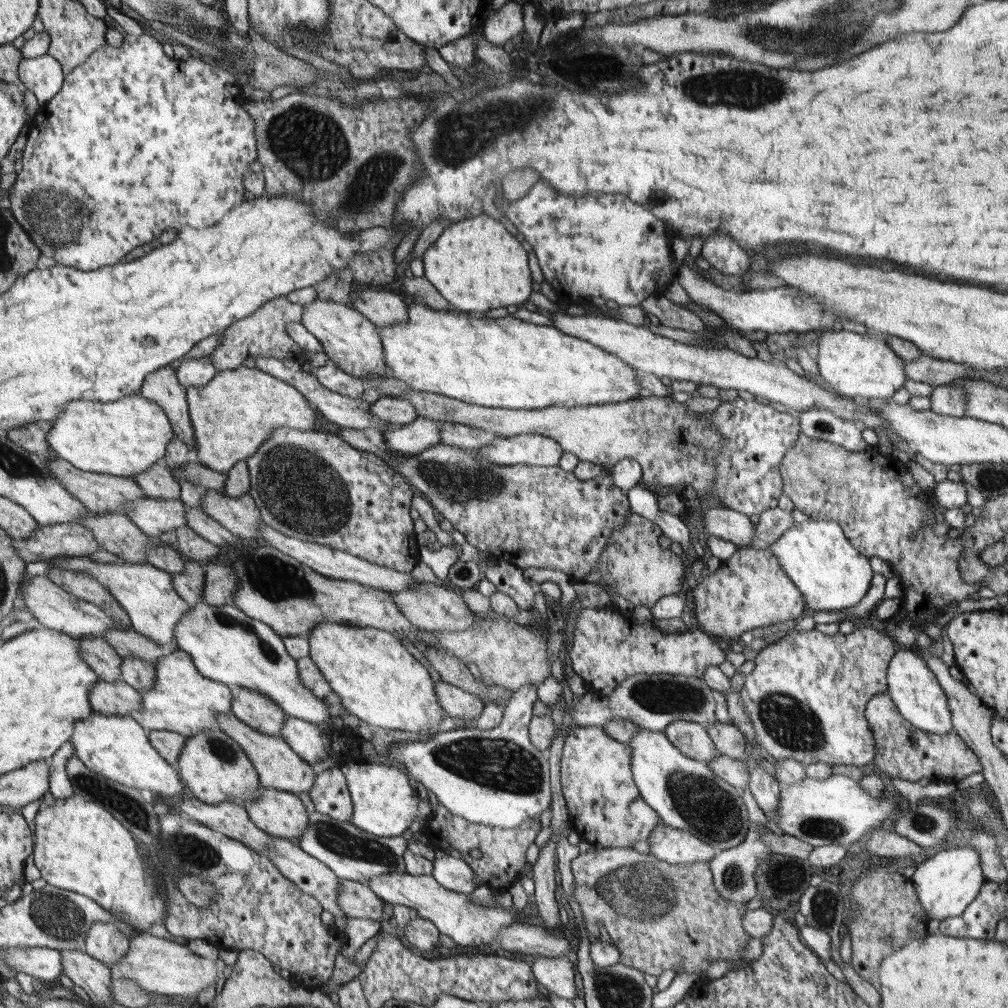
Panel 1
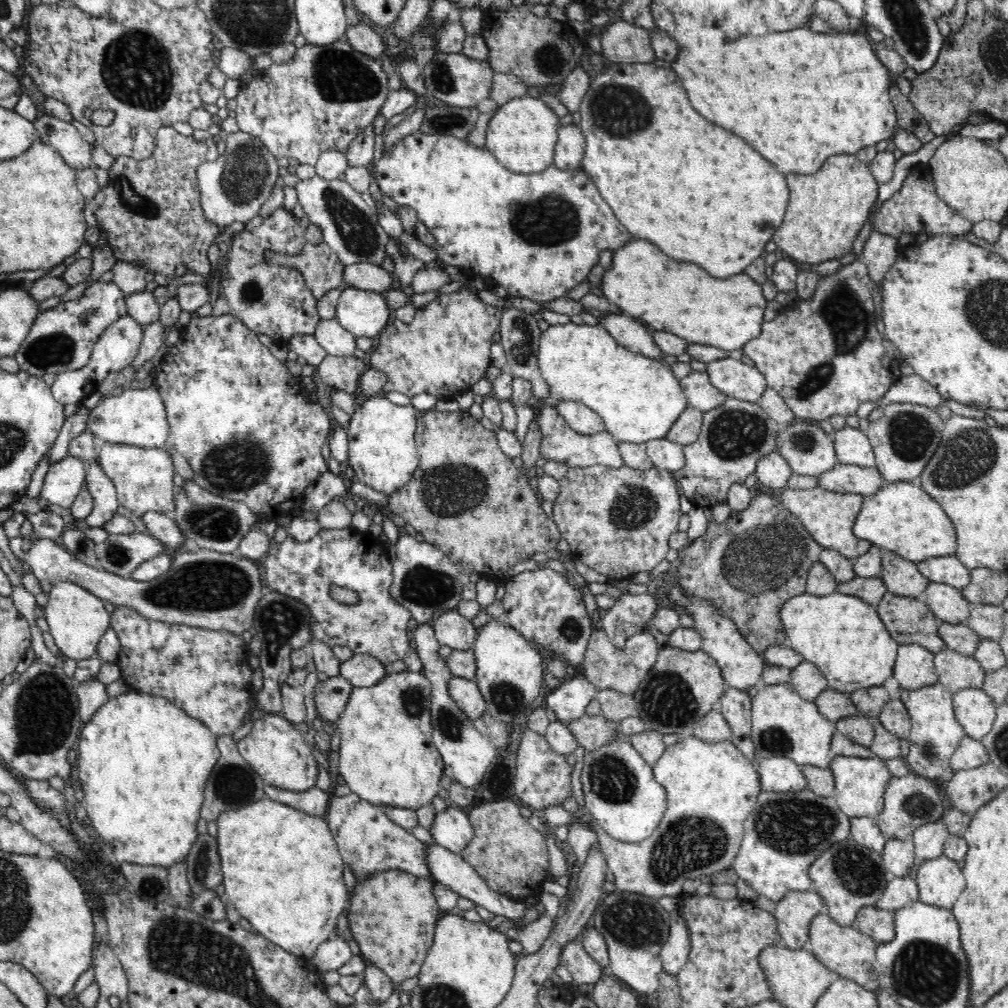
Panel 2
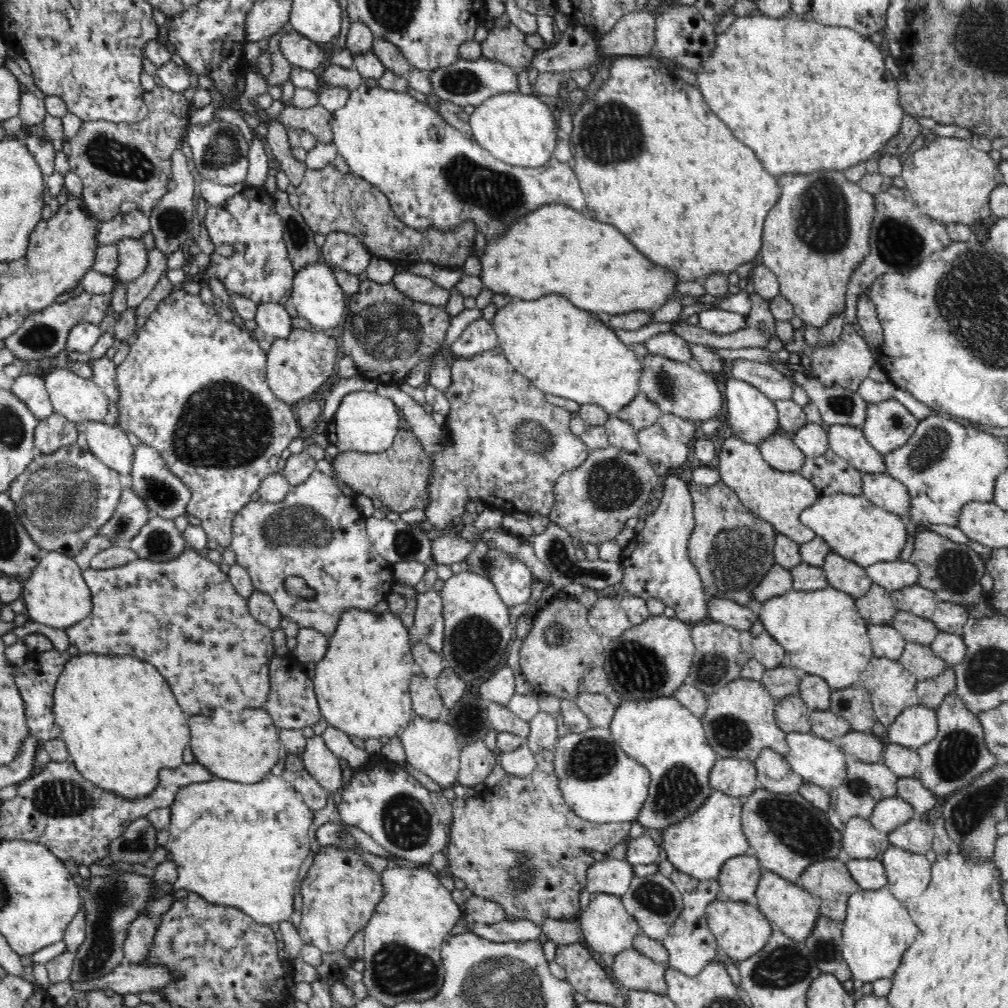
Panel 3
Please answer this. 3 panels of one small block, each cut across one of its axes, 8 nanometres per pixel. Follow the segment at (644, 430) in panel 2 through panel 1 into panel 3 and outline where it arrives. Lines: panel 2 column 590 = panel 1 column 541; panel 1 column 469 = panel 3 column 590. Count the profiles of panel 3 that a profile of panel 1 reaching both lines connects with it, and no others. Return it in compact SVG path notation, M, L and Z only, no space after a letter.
M546 294L536 300L510 300L506 308L496 312L496 318L490 322L502 354L510 360L512 368L532 380L538 390L544 394L560 396L572 402L594 404L604 408L610 416L618 416L622 408L626 408L640 394L640 378L642 378L642 360L622 344L616 334L608 328L608 324L598 322L590 316L590 312L574 306L566 296Z

